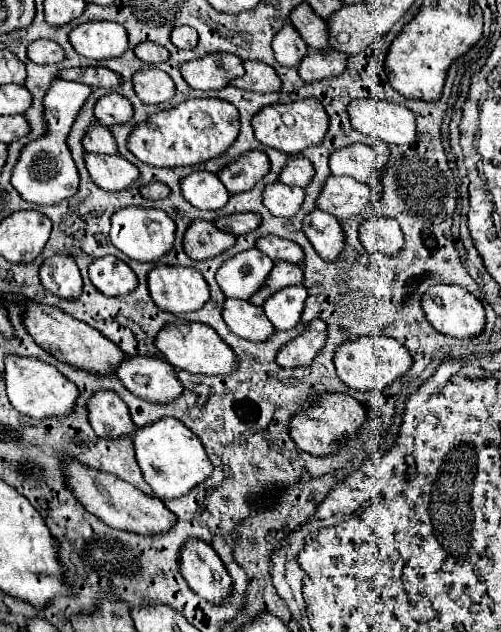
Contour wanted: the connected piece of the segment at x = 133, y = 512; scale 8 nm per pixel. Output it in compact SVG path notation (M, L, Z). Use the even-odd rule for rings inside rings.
M67 460L65 472L67 472L69 488L81 500L81 504L89 512L99 516L111 528L149 536L149 534L167 534L177 524L177 516L171 510L167 510L165 504L161 500L157 500L157 496L147 496L141 490L137 490L135 486L131 486L129 482L125 482L113 474L85 468L77 460Z

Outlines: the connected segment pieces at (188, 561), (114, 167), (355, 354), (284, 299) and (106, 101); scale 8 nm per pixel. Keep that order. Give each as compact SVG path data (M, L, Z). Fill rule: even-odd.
M189 540L181 552L181 574L191 590L211 604L225 604L233 592L233 580L221 558L201 540Z
M87 154L85 164L93 182L107 192L127 190L139 178L137 166L133 166L119 154L113 154L113 156Z
M361 336L353 342L345 342L335 352L335 368L339 380L345 382L349 388L361 392L373 392L373 390L385 392L397 378L407 374L411 366L413 358L407 352L407 348L397 340L385 336Z
M289 286L281 292L273 294L263 310L265 316L271 320L275 330L291 330L301 322L301 312L305 308L307 290L303 286Z
M111 92L95 104L95 116L103 126L127 124L133 120L133 106L121 94Z

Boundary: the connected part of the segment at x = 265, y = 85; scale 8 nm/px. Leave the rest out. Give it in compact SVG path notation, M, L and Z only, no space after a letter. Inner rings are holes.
M245 62L245 74L237 80L231 80L229 84L241 90L251 90L251 92L259 92L259 94L267 94L267 92L279 92L281 90L281 80L277 76L277 72L261 62Z

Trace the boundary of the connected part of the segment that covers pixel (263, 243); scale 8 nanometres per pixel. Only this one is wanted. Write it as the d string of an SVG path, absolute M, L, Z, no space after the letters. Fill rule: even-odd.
M277 236L259 238L257 248L275 262L279 262L279 260L289 262L289 264L301 264L303 262L301 246L293 244L291 240L285 240L285 238L277 238Z

